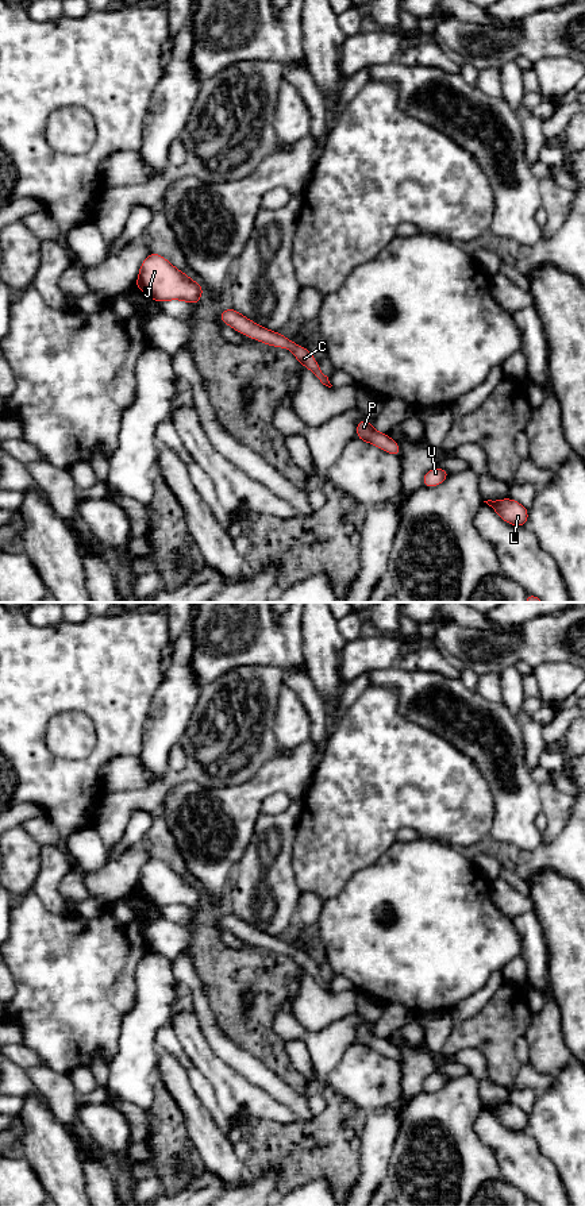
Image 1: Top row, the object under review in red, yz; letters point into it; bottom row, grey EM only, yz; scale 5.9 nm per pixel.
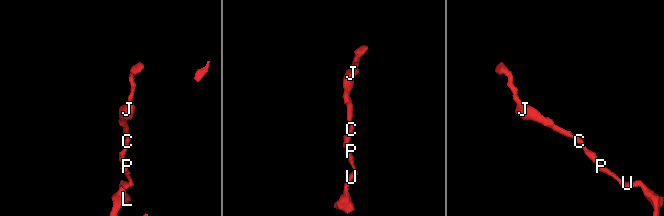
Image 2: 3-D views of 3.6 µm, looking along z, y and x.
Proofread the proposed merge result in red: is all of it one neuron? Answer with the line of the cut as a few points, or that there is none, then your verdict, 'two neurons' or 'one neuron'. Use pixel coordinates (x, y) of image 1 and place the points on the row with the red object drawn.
no cut; one neuron

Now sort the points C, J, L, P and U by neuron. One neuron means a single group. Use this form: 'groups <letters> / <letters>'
groups C J L P U

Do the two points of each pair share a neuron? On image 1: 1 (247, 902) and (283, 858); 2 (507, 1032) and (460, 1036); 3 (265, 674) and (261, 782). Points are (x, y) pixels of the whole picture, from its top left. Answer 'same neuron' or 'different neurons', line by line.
1: same neuron
2: same neuron
3: different neurons

